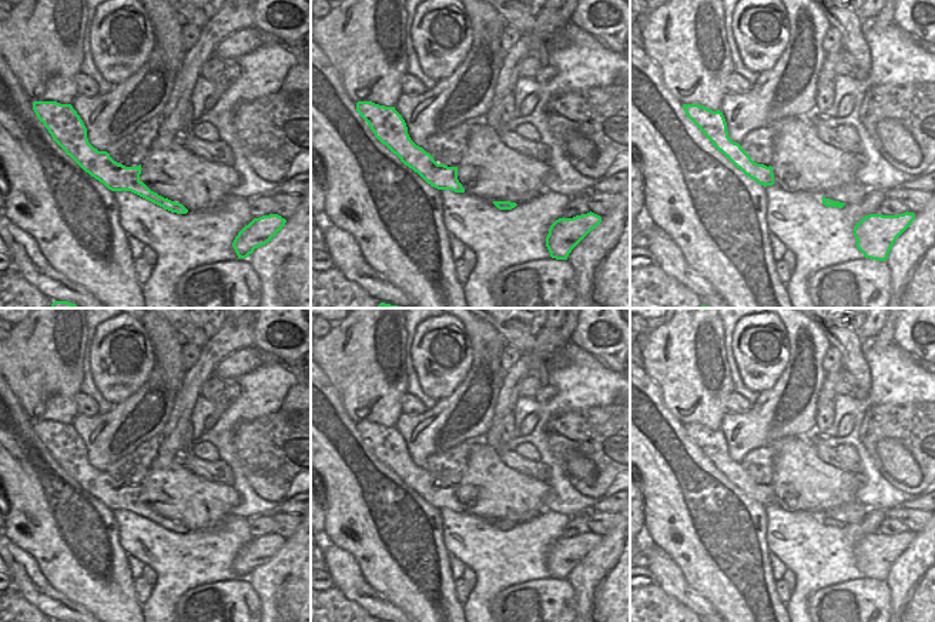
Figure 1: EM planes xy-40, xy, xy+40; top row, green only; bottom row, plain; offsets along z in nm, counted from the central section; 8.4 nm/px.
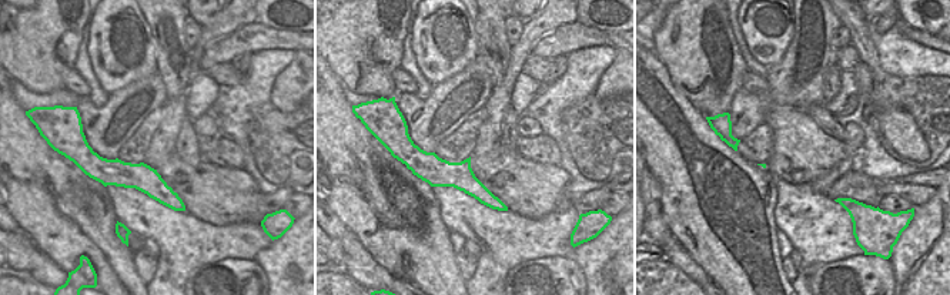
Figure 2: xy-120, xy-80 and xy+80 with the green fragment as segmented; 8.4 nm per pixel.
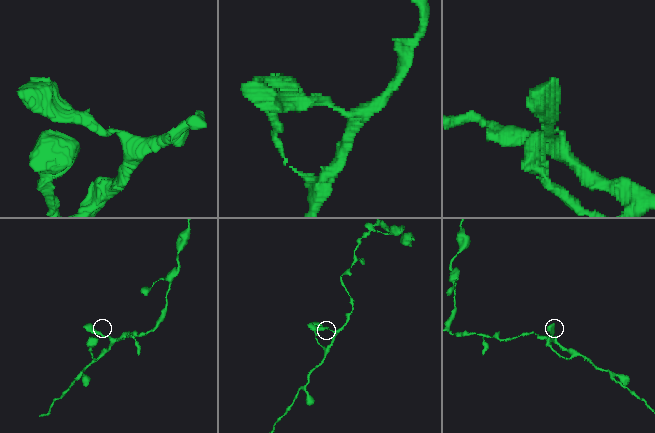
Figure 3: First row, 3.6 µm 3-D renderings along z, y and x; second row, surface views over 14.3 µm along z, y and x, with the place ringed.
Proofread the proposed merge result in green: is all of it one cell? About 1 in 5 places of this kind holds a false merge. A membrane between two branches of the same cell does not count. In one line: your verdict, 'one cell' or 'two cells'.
one cell

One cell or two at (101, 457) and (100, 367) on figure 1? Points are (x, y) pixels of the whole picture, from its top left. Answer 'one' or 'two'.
two

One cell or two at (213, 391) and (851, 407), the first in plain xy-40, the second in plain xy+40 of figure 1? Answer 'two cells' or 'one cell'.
two cells

